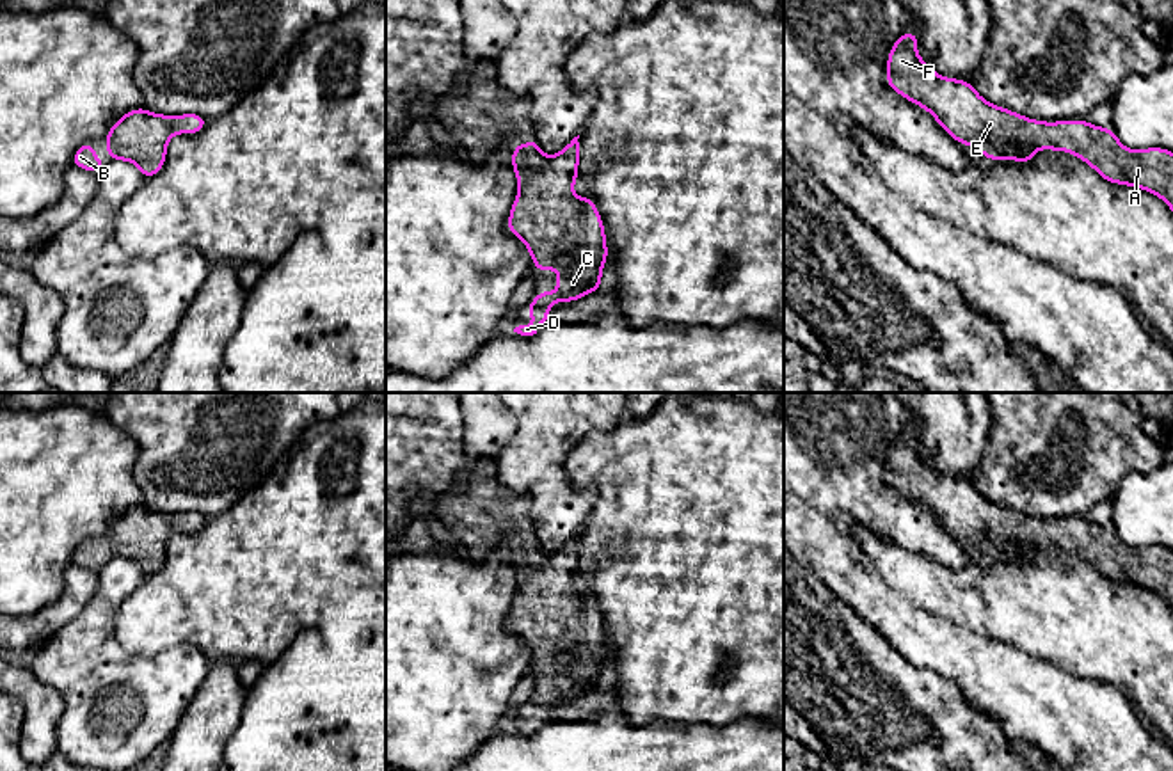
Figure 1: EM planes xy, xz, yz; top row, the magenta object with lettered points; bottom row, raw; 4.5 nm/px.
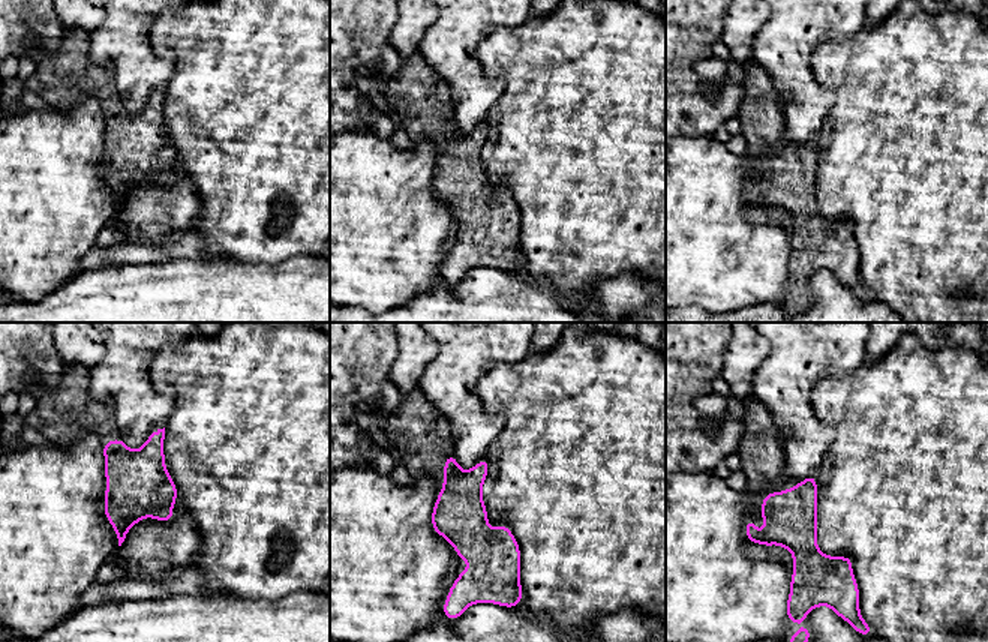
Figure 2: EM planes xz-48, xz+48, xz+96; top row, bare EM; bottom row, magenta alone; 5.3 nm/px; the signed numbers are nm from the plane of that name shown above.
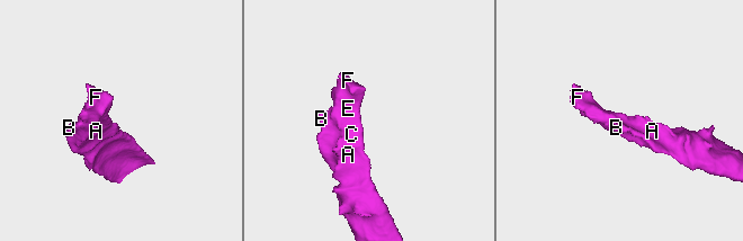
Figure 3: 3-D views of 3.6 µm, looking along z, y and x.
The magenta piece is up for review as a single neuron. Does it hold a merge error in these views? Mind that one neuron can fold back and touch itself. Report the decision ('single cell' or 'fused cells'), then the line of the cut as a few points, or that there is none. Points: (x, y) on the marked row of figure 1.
single cell; cut none

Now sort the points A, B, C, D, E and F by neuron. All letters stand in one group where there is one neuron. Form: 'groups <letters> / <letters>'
groups A B C D E F

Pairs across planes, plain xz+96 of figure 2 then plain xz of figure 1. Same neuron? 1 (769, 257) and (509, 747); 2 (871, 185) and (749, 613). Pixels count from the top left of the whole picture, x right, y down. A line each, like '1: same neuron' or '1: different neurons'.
1: different neurons
2: same neuron

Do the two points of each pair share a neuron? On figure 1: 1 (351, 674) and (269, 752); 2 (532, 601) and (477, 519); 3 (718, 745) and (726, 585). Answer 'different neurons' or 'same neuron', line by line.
1: same neuron
2: same neuron
3: different neurons

